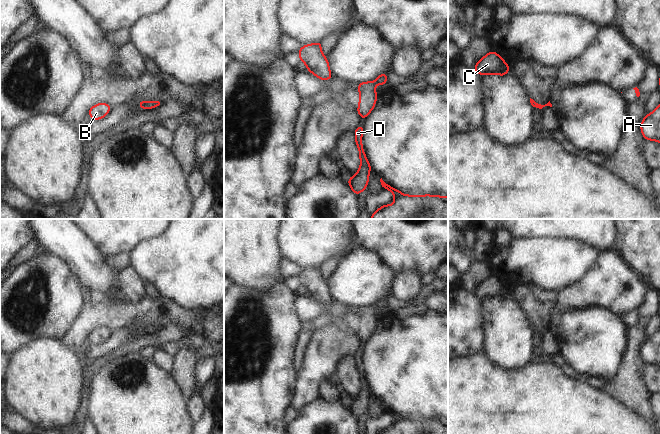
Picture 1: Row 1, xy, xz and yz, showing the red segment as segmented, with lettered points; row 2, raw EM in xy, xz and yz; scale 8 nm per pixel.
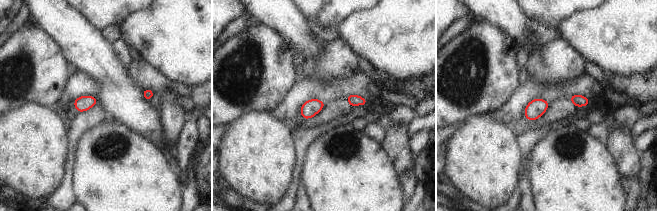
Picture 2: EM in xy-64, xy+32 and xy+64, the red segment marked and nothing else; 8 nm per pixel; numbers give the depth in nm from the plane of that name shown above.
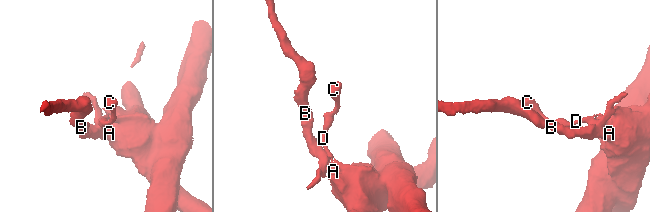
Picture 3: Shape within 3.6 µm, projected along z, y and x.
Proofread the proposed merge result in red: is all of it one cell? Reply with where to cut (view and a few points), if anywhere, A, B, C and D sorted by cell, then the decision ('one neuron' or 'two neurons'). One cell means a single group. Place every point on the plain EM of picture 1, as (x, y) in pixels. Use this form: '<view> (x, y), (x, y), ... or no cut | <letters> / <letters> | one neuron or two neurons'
no cut | A B C D | one neuron

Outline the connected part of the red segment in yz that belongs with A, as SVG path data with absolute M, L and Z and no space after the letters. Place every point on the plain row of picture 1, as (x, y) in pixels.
M660 329L652 337L645 340L640 352L646 364L654 364L660 367Z

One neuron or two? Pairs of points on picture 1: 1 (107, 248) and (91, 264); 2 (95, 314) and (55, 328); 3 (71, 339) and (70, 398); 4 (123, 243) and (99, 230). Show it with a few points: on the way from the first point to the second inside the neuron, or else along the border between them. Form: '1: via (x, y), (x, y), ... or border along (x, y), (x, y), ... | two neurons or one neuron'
1: border along (87, 235), (104, 256) | two neurons
2: border along (73, 320), (70, 328), (61, 339) | two neurons
3: border along (60, 339), (68, 347) | two neurons
4: via (117, 237), (110, 230), (105, 230) | one neuron

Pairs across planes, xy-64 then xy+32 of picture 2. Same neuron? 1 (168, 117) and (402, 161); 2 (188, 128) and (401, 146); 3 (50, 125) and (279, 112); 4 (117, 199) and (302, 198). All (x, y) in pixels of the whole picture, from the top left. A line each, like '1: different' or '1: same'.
1: same
2: different
3: different
4: different

